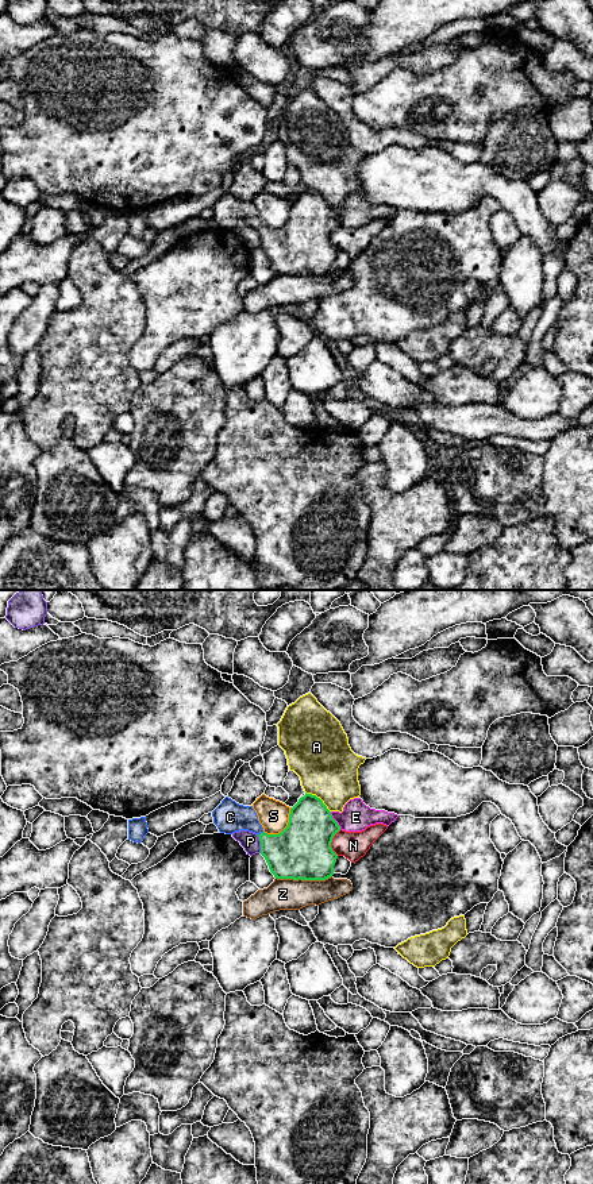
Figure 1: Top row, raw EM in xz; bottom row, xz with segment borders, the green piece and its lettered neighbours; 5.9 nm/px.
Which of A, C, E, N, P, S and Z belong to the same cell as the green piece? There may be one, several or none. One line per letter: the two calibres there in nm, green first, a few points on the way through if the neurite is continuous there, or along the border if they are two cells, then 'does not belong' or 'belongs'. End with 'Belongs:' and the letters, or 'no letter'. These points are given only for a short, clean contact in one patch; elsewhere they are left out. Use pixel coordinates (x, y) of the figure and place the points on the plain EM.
A: 280/360 nm | does not belong
C: 320/190 nm | across xz (297, 247), (277, 245), (261, 228), (246, 213), (230, 212) | belongs
E: 320/180 nm | does not belong
N: 340/170 nm | does not belong
P: 340/110 nm | does not belong
S: 340/180 nm | does not belong
Z: 340/190 nm | does not belong
Belongs: C

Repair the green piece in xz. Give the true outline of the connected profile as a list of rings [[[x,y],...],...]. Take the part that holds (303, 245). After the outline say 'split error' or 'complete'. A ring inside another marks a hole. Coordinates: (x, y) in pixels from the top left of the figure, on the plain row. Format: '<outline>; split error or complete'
[[[305,188],[299,194],[290,204],[288,221],[278,230],[263,227],[253,201],[239,200],[228,192],[212,212],[220,228],[255,228],[261,250],[277,274],[326,275],[334,270],[338,250],[331,238],[340,221],[316,190]]]; split error

